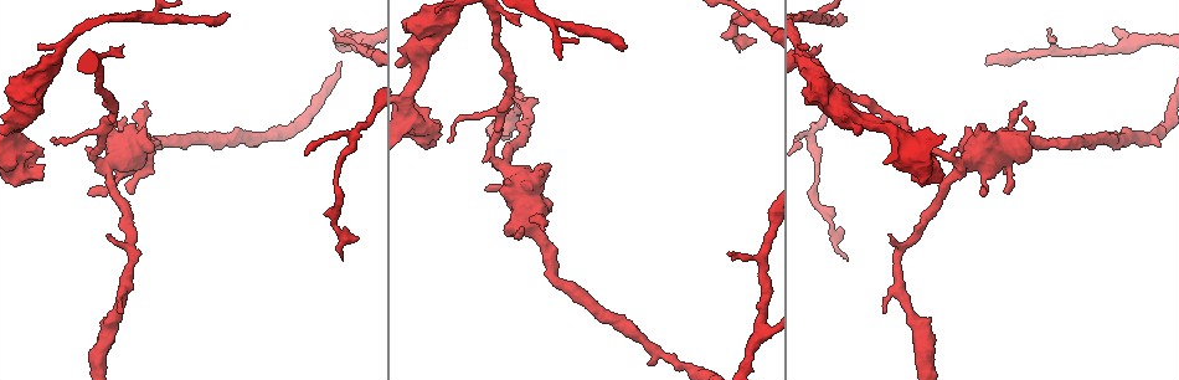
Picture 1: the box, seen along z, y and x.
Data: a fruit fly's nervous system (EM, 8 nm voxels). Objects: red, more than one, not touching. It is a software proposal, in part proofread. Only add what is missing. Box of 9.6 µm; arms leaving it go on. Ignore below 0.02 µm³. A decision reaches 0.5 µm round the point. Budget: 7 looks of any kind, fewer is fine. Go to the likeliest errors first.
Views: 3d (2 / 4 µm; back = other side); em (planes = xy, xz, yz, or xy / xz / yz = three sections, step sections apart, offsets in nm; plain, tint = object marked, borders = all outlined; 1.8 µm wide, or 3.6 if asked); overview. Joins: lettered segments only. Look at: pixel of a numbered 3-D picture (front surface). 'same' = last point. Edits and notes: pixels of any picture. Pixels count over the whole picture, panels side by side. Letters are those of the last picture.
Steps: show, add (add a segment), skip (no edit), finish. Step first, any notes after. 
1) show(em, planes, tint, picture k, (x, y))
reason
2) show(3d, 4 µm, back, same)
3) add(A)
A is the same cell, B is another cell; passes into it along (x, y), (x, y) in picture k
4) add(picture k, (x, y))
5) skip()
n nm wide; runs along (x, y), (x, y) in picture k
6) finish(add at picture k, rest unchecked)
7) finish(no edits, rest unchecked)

show(em, planes, tint, picture 1, (625, 45))
free end

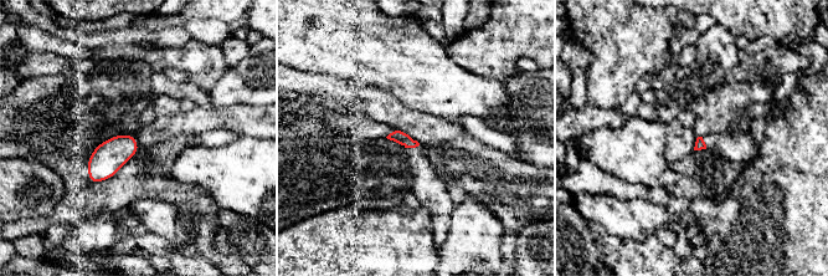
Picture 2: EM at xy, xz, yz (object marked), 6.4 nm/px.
show(em, planes, borders, same)

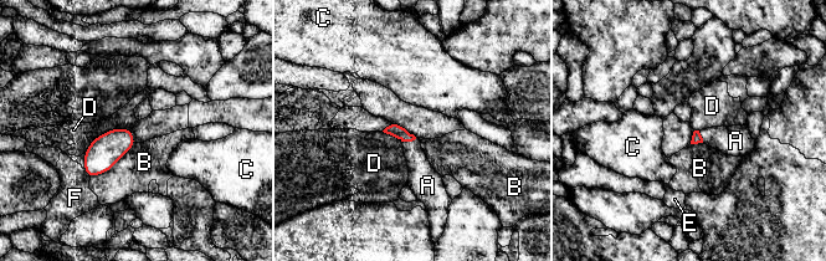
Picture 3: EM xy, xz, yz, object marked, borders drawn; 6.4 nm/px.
add(A)
B touches over 360 nm; A is the same cell, B, C, D, E and F are other cells; passes into it along (394, 129), (410, 141), (422, 177) in picture 3; it goes on there

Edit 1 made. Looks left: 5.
show(overview)

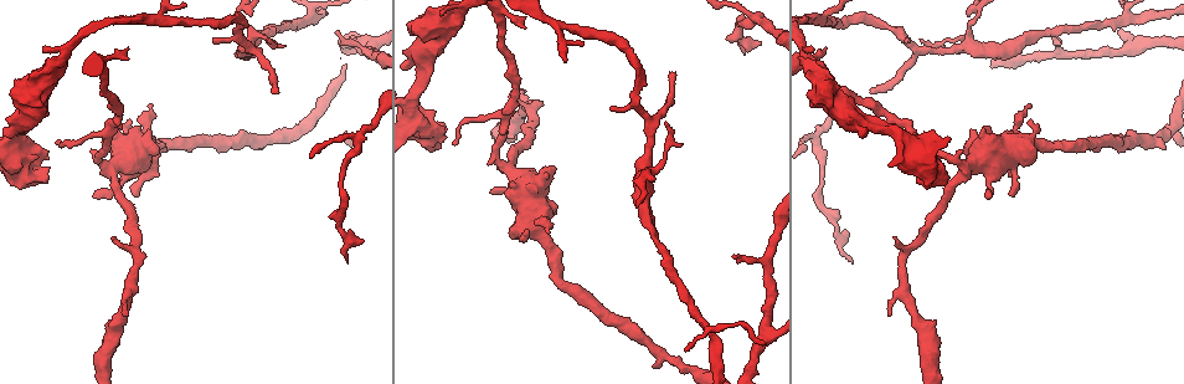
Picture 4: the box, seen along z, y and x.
show(em, planes, borders, picture 4, (733, 256))
thin end

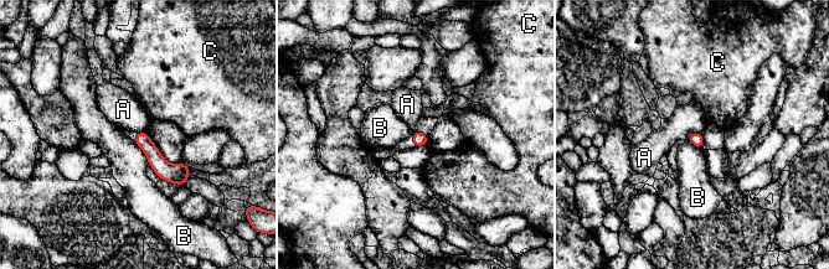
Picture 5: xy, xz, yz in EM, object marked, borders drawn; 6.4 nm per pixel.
skip()
A, B and C are other cells; runs along (140, 134), (153, 155), (183, 180) in picture 5; none of them fits

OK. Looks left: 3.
finish(add at picture 3, rest unchecked)

